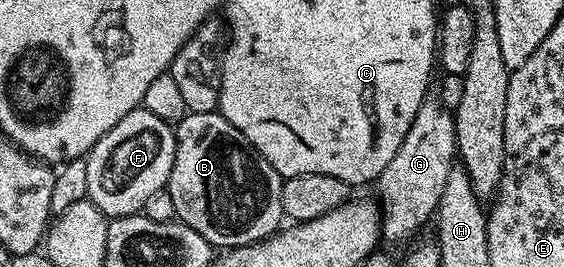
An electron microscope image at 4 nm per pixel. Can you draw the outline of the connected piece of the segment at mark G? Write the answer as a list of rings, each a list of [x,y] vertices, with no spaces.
[[[428,94],[418,112],[414,115],[414,122],[410,125],[410,130],[406,131],[406,136],[402,144],[394,153],[394,158],[390,160],[390,166],[382,170],[378,181],[380,196],[380,235],[385,241],[392,244],[400,244],[407,236],[412,235],[424,223],[433,219],[436,207],[441,198],[442,186],[446,182],[446,174],[454,167],[454,159],[457,157],[456,151],[456,122],[451,111],[444,109],[444,104],[434,94]]]

